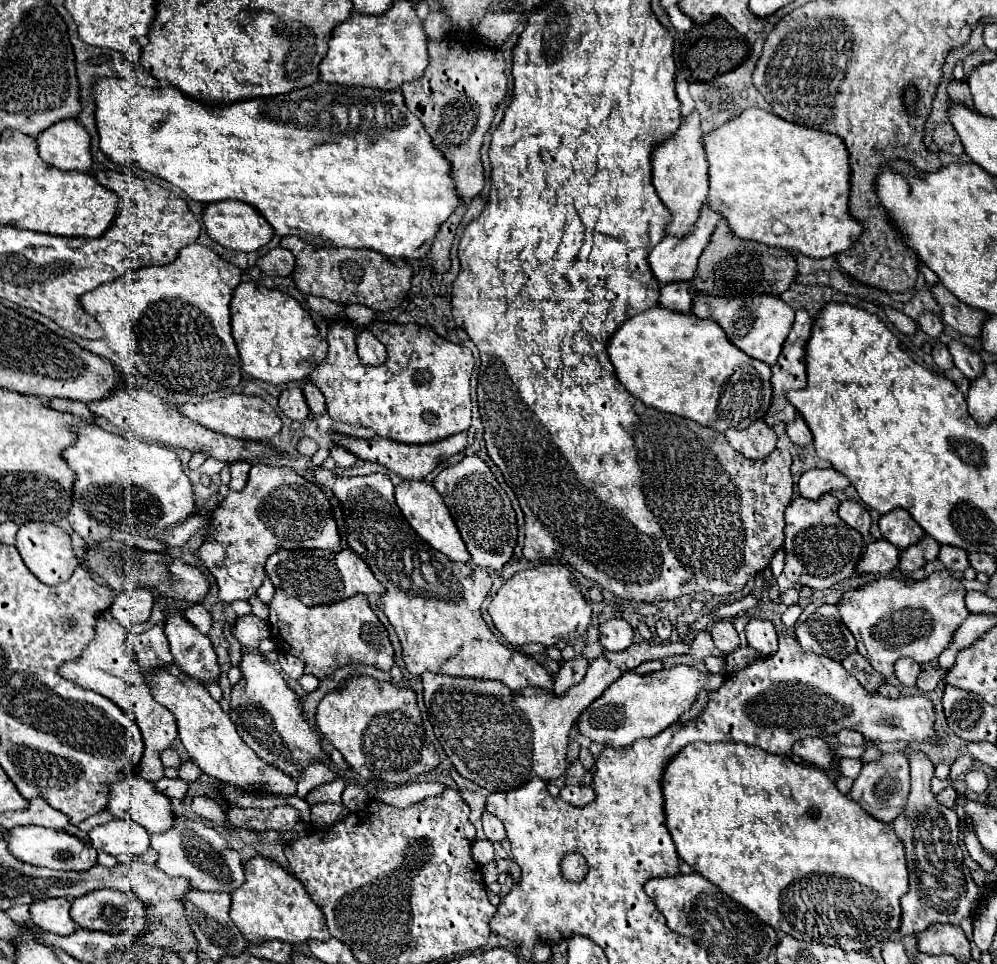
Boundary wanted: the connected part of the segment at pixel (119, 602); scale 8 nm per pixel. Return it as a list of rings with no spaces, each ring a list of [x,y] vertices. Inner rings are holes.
[[[131,590],[131,592],[123,592],[113,600],[111,614],[127,628],[147,622],[153,604],[155,604],[155,596],[151,590]]]

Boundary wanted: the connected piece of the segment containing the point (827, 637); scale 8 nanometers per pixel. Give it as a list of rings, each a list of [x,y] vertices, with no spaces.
[[[821,606],[795,628],[795,636],[807,654],[829,656],[835,662],[855,652],[855,638],[843,628],[835,606]]]

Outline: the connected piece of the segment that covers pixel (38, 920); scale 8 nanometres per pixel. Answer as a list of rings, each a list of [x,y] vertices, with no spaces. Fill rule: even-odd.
[[[49,898],[49,900],[41,900],[41,902],[35,902],[31,904],[31,920],[45,932],[53,932],[53,934],[59,934],[59,936],[69,936],[71,932],[77,932],[77,924],[73,922],[71,914],[71,904],[69,900],[65,898]]]

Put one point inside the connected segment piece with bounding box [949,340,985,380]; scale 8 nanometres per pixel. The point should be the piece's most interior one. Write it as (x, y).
(969, 362)

